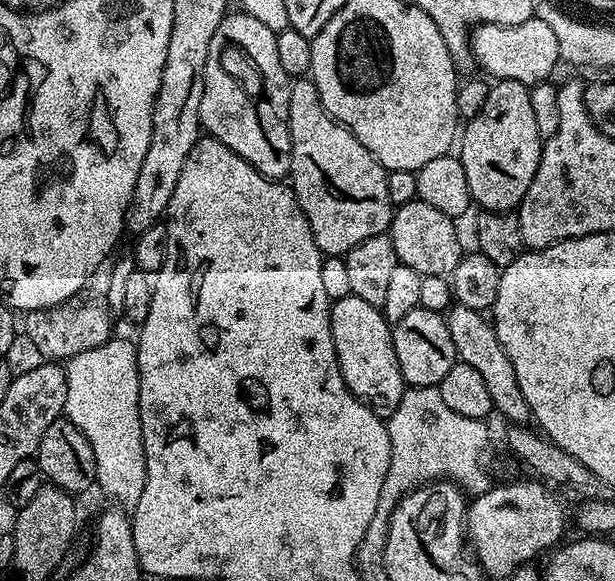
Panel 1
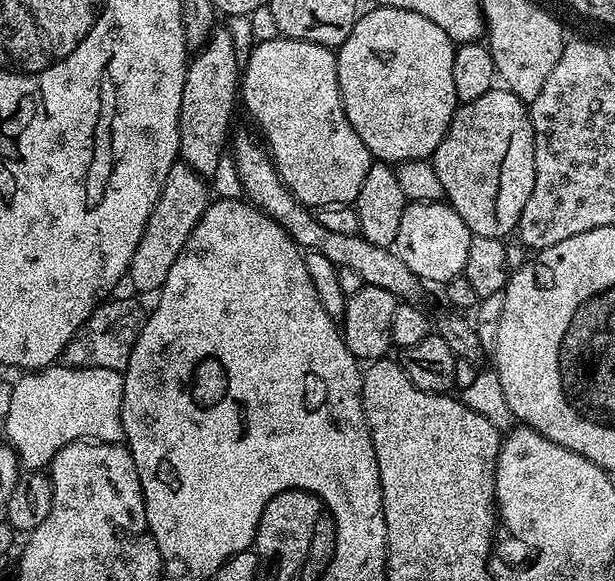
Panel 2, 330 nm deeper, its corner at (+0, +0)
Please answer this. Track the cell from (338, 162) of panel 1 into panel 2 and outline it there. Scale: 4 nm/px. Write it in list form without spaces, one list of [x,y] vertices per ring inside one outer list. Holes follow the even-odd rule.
[[[287,38],[262,40],[255,47],[248,60],[246,56],[243,61],[238,96],[242,108],[257,124],[259,135],[272,153],[272,163],[282,182],[297,200],[313,210],[325,208],[327,204],[355,205],[358,190],[362,190],[362,181],[366,178],[366,170],[374,163],[374,157],[366,150],[362,138],[354,134],[354,126],[350,126],[346,118],[338,86],[336,52],[321,44]]]

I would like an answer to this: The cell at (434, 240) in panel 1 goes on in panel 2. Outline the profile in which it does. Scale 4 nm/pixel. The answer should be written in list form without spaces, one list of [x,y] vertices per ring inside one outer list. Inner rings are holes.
[[[405,203],[402,222],[398,225],[398,238],[394,251],[421,282],[433,280],[437,286],[447,284],[450,278],[461,275],[466,266],[466,253],[470,251],[472,231],[462,222],[451,204]]]

